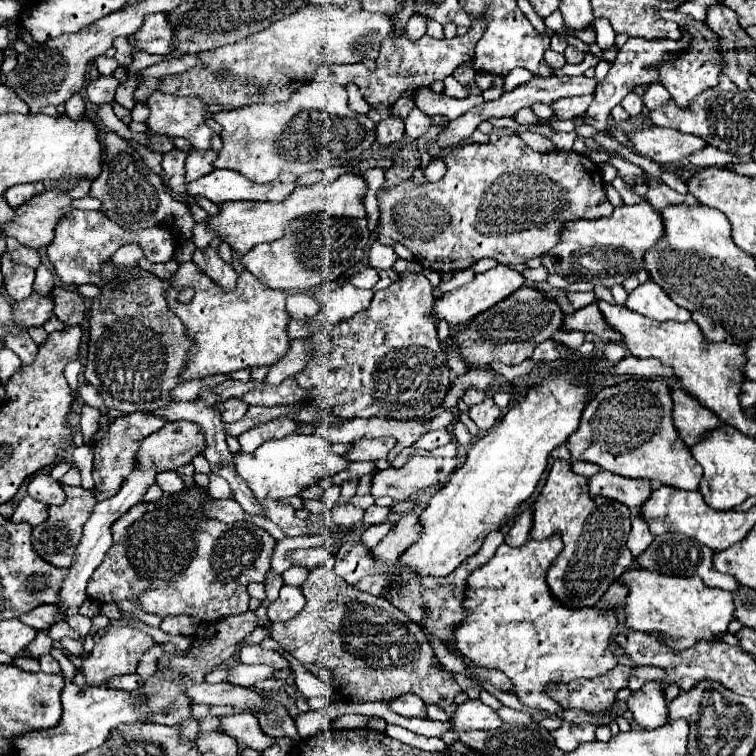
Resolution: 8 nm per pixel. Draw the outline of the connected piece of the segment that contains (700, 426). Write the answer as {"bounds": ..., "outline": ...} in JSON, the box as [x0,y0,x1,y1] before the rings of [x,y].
{"bounds":[672,390,720,446],"outline":[[[672,390],[672,402],[674,402],[674,426],[678,430],[680,440],[686,446],[692,446],[698,442],[700,434],[712,430],[712,426],[720,426],[720,420],[716,418],[716,414],[712,414],[712,410],[708,410],[706,406],[700,406],[700,402],[696,402],[696,398],[692,398],[686,390]]]}

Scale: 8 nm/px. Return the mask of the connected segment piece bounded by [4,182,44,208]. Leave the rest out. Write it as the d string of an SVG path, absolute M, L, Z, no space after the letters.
M34 182L34 184L20 184L20 186L10 186L6 192L4 192L4 198L6 202L12 206L12 208L18 208L20 204L24 204L28 198L34 198L36 194L44 192L44 184L40 182Z

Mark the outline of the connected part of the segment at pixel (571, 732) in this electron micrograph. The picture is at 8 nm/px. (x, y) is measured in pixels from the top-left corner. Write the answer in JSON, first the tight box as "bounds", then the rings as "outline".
{"bounds":[552,722,596,752],"outline":[[[562,722],[560,728],[552,730],[552,738],[556,742],[556,746],[560,746],[560,750],[564,752],[570,752],[570,750],[576,750],[580,744],[584,742],[592,742],[596,740],[594,736],[594,726],[592,724],[570,724],[570,722]]]}

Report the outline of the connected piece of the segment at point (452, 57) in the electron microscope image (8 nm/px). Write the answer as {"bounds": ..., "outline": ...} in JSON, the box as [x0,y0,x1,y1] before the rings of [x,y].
{"bounds":[316,18,484,110],"outline":[[[478,18],[476,22],[472,22],[472,28],[468,30],[468,34],[456,36],[452,40],[434,40],[430,36],[422,36],[420,40],[410,40],[406,32],[396,36],[396,30],[392,30],[392,34],[388,34],[388,38],[384,38],[382,42],[380,56],[376,58],[376,68],[366,68],[364,64],[320,66],[316,72],[316,80],[330,80],[342,86],[348,86],[352,82],[360,88],[370,108],[382,110],[382,108],[392,106],[406,92],[414,94],[422,86],[430,86],[436,80],[444,80],[460,64],[470,62],[482,30],[484,30],[484,18]]]}

